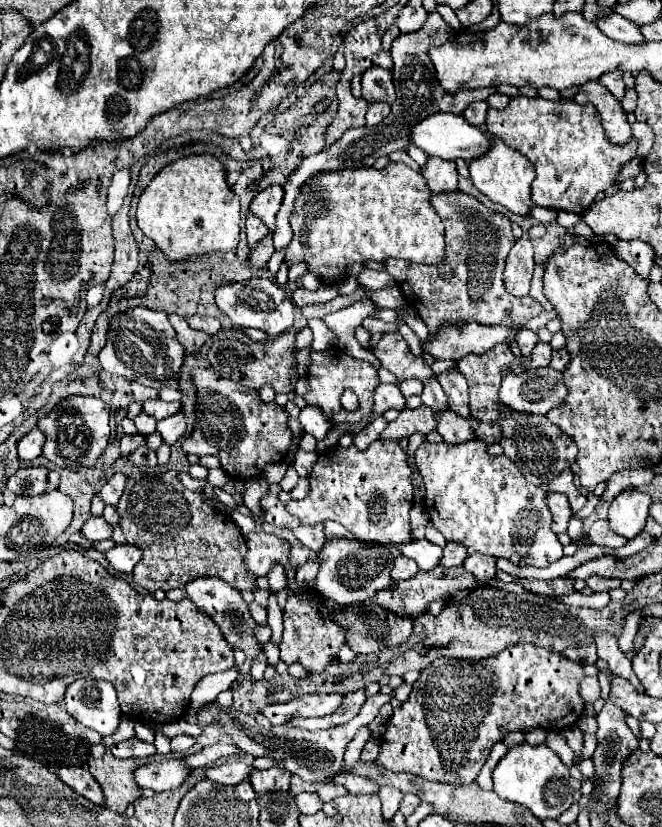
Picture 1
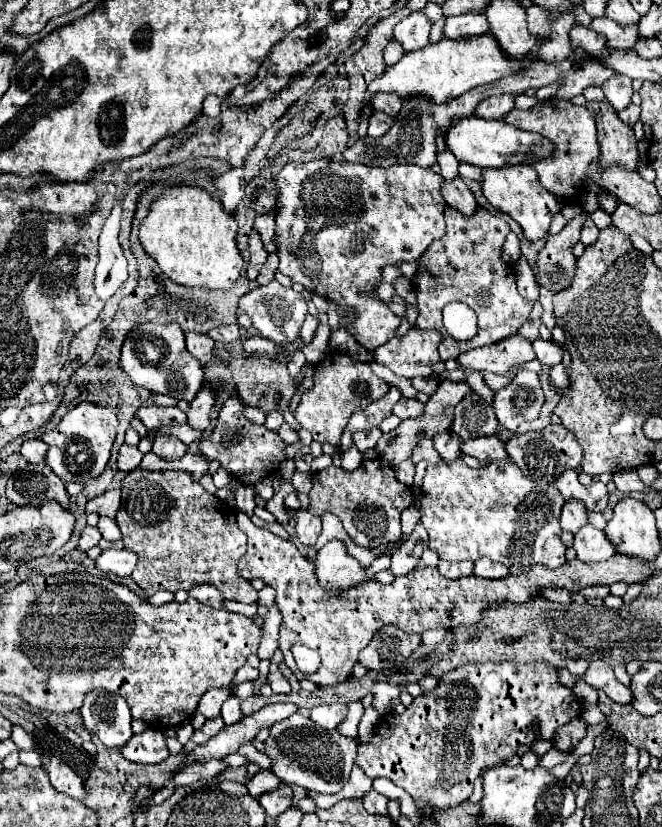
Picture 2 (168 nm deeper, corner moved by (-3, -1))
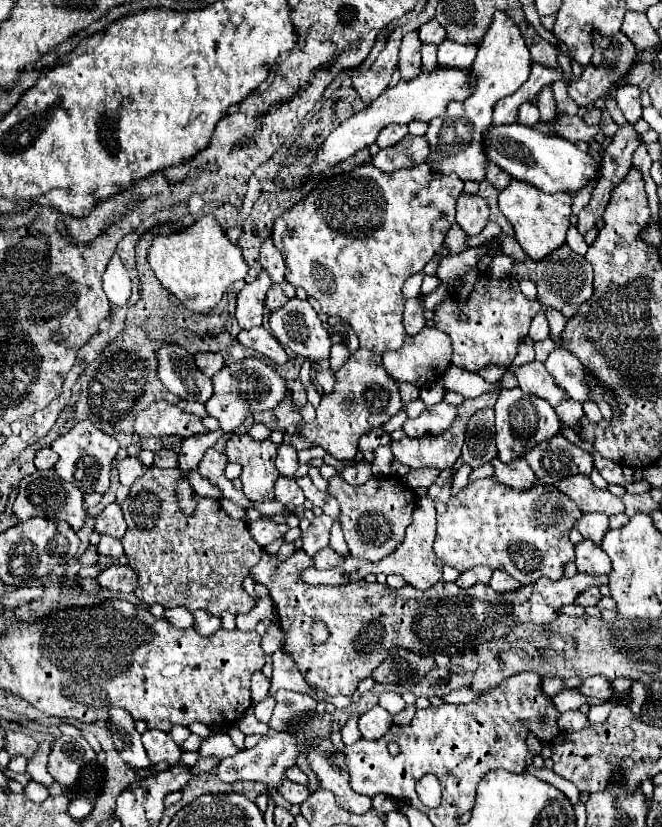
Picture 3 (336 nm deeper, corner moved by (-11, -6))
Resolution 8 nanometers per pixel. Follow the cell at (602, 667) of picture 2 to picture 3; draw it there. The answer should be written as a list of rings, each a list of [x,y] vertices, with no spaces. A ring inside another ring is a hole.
[[[587,677],[583,679],[579,691],[587,697],[597,697],[597,699],[609,699],[613,689],[611,689],[611,681],[607,681],[605,677]]]

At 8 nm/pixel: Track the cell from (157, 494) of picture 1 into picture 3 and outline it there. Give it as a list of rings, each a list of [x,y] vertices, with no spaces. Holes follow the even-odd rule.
[[[149,467],[147,473],[131,487],[125,503],[121,505],[127,523],[127,533],[121,539],[121,543],[129,559],[129,567],[137,573],[135,595],[147,605],[159,603],[167,609],[179,605],[189,609],[191,613],[195,613],[197,609],[205,609],[215,617],[221,617],[223,611],[229,611],[233,615],[249,613],[255,601],[245,593],[243,579],[249,575],[251,567],[261,559],[261,547],[253,541],[247,523],[241,519],[231,519],[223,511],[221,503],[215,499],[197,497],[195,515],[183,515],[175,497],[175,481],[179,477],[183,477],[179,469]]]

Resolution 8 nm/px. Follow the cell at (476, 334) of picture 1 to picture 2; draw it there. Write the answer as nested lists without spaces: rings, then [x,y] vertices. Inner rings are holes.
[[[521,334],[509,336],[489,346],[473,348],[457,356],[459,366],[467,366],[479,372],[491,370],[495,374],[505,374],[511,368],[517,368],[529,360],[535,360],[535,352],[531,348],[531,342]]]

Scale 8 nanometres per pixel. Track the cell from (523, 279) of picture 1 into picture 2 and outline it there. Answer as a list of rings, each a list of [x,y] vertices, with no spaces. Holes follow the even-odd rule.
[[[519,256],[519,260],[513,264],[515,274],[517,274],[517,290],[523,298],[537,302],[539,300],[539,286],[535,282],[535,272],[529,266],[525,256]]]

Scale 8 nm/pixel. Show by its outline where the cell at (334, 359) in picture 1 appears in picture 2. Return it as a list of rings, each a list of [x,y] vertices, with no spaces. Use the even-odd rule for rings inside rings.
[[[331,352],[325,360],[321,360],[315,366],[313,388],[301,394],[301,402],[299,402],[297,410],[293,410],[293,416],[305,430],[309,430],[313,434],[315,442],[319,442],[319,444],[329,442],[329,444],[337,446],[351,414],[367,408],[371,402],[379,400],[387,390],[389,390],[387,382],[377,378],[365,362],[359,362],[359,360],[351,358],[349,354]]]

